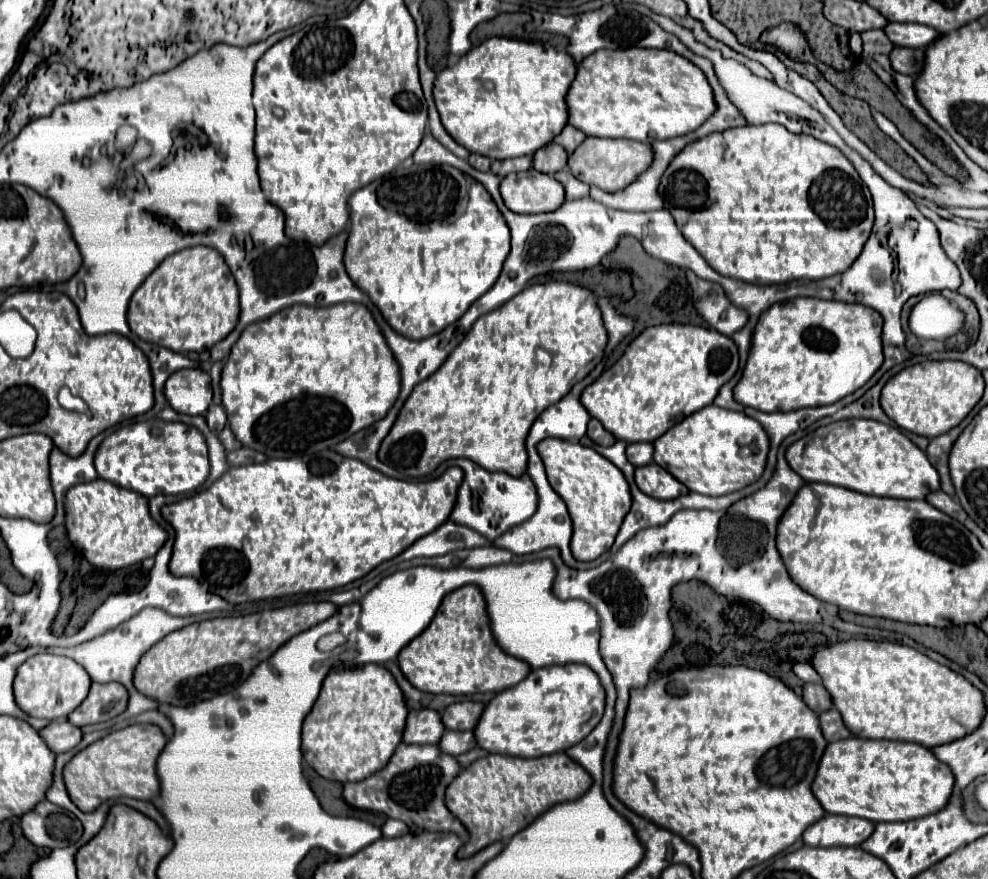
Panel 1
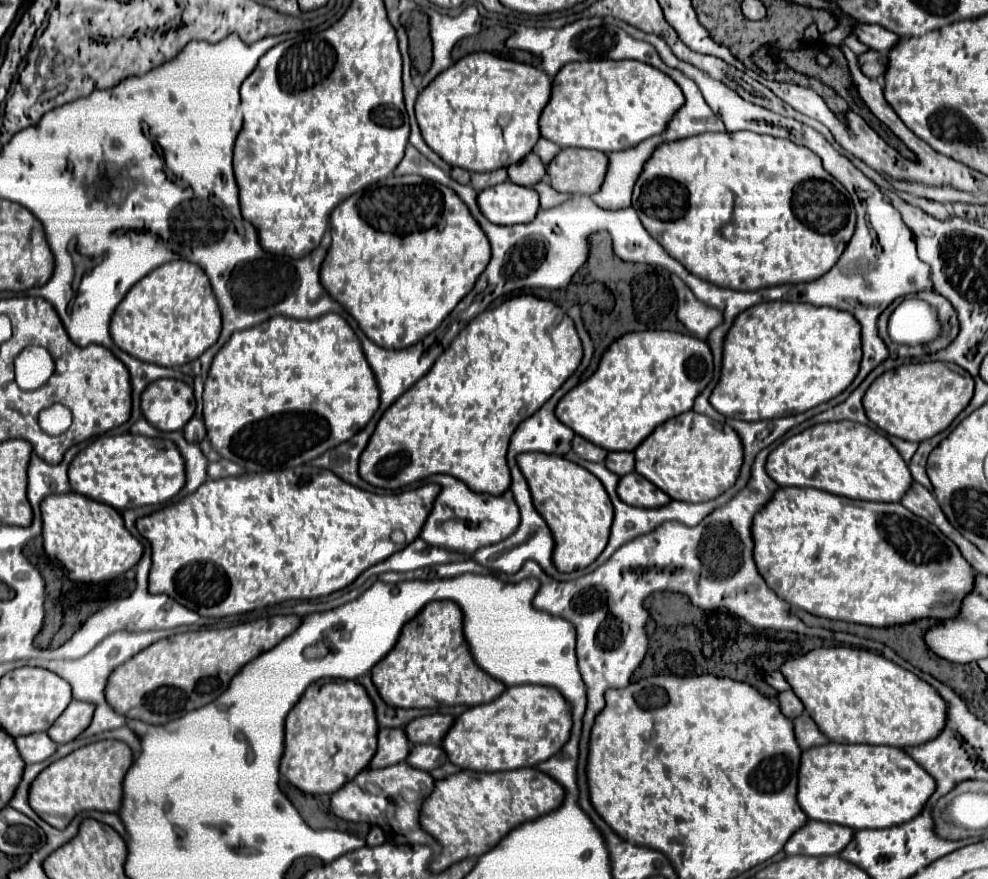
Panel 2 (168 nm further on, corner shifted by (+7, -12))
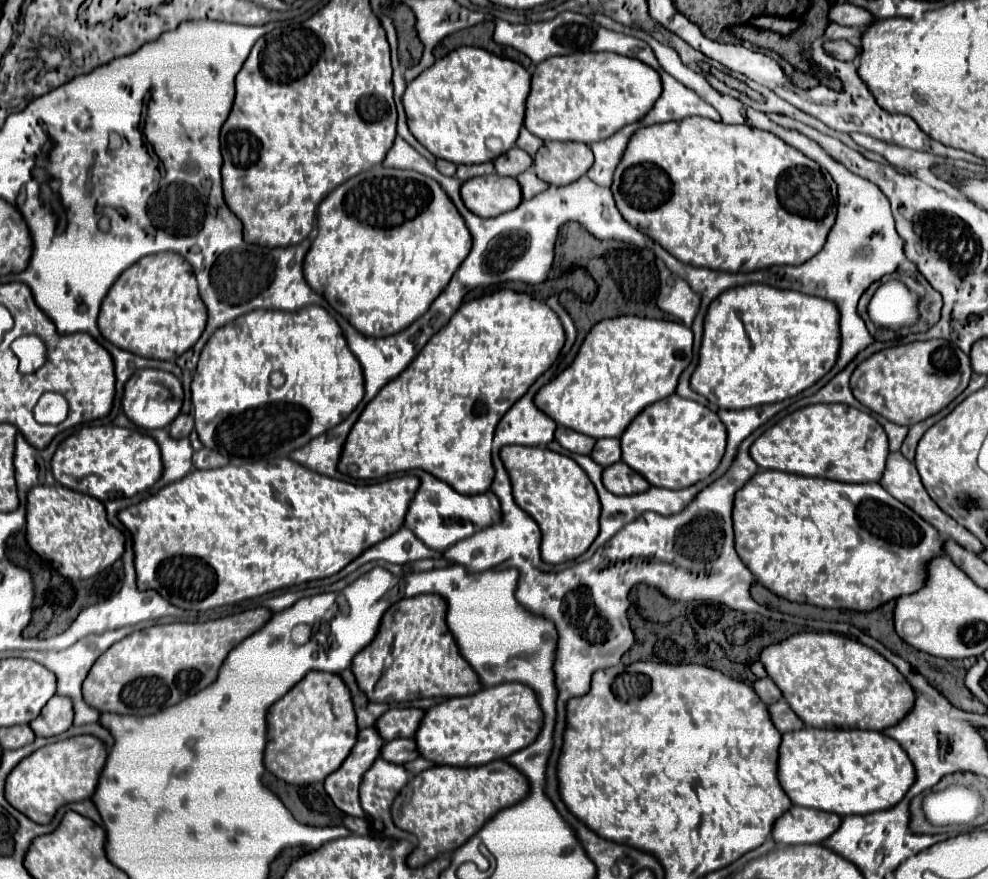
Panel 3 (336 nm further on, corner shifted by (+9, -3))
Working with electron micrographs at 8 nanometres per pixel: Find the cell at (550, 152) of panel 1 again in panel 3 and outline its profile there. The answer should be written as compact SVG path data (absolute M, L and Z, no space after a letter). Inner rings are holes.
M512 147L494 159L494 169L502 177L518 177L530 167L532 167L532 157L518 147Z

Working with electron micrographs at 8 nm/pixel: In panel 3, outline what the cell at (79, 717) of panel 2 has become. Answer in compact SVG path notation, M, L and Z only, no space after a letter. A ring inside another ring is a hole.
M54 695L50 703L44 705L44 711L40 711L36 721L30 723L30 727L36 737L52 737L66 731L72 725L72 719L72 701L68 697Z

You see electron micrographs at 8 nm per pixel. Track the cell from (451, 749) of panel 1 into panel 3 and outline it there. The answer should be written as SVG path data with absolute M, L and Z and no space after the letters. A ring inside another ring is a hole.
M396 739L396 741L390 741L386 745L382 745L382 759L384 761L390 761L390 763L396 763L396 765L404 765L408 761L414 761L418 755L416 755L416 745L412 739Z

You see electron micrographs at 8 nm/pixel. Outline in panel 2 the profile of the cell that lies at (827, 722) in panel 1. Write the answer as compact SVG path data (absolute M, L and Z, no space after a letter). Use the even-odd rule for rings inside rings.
M802 714L802 716L798 716L792 722L794 722L794 732L796 732L796 738L798 738L798 744L802 746L802 750L808 750L812 746L824 746L824 744L830 742L820 732L820 728L816 726L816 722L808 714Z

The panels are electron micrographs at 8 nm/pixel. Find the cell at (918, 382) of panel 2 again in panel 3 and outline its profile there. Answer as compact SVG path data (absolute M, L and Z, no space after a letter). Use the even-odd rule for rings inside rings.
M946 339L914 341L882 349L864 359L850 377L852 395L870 411L896 425L914 425L944 409L970 381L970 357Z

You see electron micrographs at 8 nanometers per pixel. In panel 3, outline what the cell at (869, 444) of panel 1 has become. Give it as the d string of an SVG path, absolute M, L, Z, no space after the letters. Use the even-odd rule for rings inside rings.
M816 403L816 405L802 407L794 413L788 413L776 425L768 427L752 443L750 455L762 469L776 469L776 471L786 471L786 473L806 475L806 477L824 477L824 479L844 481L844 483L872 483L872 481L880 481L884 473L884 463L888 457L888 437L882 425L860 409L852 409L842 403L838 405Z

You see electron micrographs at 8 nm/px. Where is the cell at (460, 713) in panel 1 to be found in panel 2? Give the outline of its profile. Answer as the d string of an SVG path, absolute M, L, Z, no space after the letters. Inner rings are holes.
M430 714L430 716L420 716L412 720L406 726L408 740L412 744L440 744L444 740L444 734L448 732L450 726L454 726L454 716L452 714Z

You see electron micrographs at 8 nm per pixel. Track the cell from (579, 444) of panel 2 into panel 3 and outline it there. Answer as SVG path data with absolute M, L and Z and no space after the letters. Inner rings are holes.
M558 425L556 431L554 431L554 439L568 451L572 453L582 453L582 455L588 455L594 447L594 439L588 437L588 435L582 435L582 433L576 433L568 427L562 427Z

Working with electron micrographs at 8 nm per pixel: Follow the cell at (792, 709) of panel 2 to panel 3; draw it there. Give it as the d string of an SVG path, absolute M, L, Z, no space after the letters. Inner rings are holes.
M768 677L756 679L756 681L754 681L754 691L756 691L756 695L760 697L760 701L766 703L766 705L772 705L772 703L776 703L778 699L782 699L780 689L778 689L774 683L770 683Z

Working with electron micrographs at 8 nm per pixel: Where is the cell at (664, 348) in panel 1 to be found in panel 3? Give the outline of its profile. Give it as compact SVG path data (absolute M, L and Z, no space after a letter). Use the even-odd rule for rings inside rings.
M620 315L602 319L584 337L574 361L546 383L534 397L536 407L554 419L558 425L580 431L588 437L620 437L630 421L648 405L674 393L678 377L692 361L692 331L676 321L644 319L634 315Z

